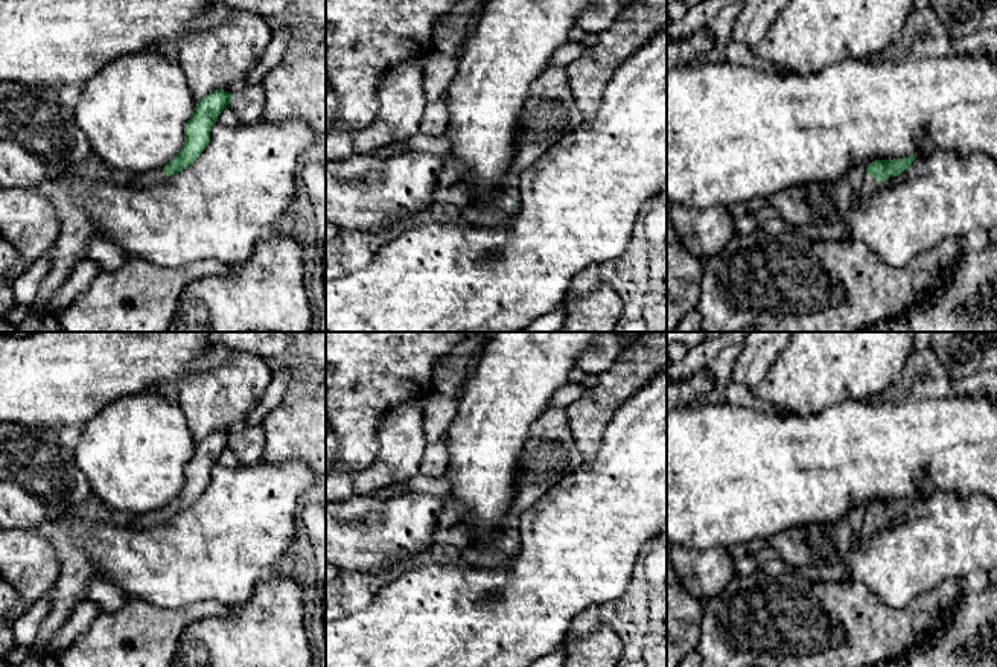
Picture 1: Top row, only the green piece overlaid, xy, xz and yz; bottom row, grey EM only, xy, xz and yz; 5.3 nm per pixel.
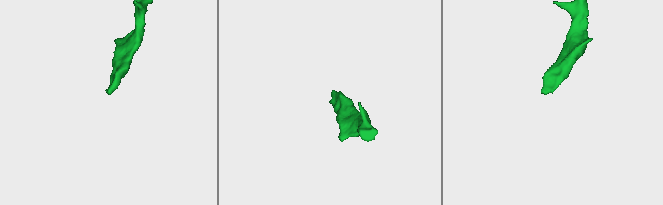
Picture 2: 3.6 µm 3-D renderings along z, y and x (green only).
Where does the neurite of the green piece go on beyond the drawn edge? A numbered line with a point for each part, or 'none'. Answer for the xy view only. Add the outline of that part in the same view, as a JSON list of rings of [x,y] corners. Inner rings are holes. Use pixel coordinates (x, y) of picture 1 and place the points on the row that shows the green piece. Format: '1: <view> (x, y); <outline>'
1: xy (151, 178); [[[158,169],[148,174],[129,175],[126,184],[131,187],[148,187],[148,186],[155,186],[158,183],[163,183],[167,178],[169,175],[164,172],[164,169]]]

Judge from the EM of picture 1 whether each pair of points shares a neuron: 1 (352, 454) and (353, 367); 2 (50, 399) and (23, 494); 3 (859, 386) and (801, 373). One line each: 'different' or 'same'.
1: same
2: different
3: same

